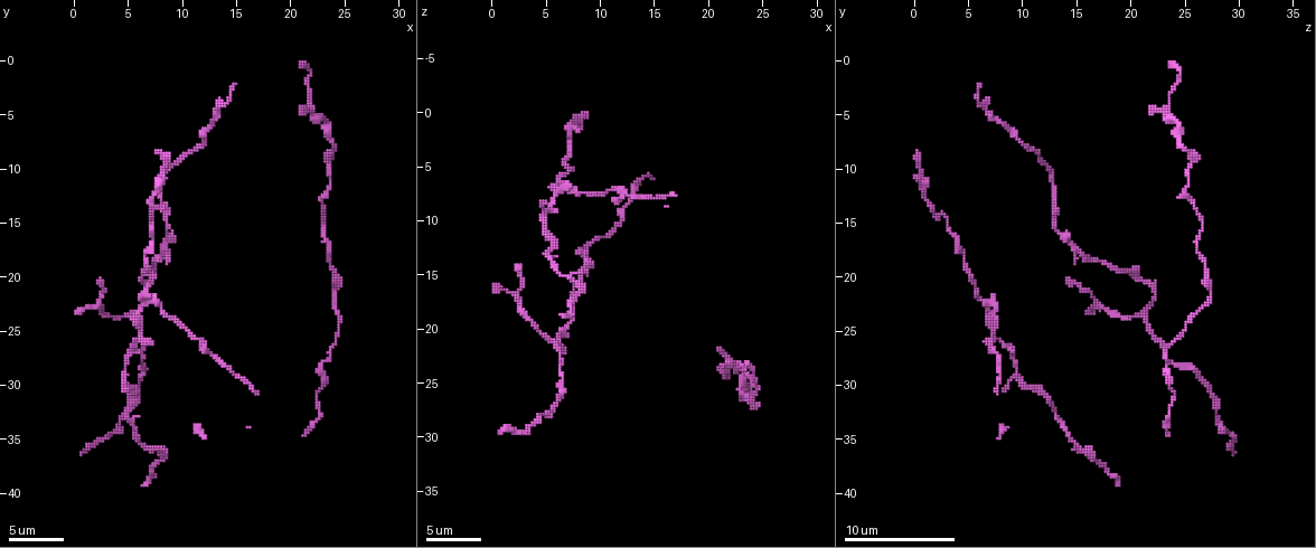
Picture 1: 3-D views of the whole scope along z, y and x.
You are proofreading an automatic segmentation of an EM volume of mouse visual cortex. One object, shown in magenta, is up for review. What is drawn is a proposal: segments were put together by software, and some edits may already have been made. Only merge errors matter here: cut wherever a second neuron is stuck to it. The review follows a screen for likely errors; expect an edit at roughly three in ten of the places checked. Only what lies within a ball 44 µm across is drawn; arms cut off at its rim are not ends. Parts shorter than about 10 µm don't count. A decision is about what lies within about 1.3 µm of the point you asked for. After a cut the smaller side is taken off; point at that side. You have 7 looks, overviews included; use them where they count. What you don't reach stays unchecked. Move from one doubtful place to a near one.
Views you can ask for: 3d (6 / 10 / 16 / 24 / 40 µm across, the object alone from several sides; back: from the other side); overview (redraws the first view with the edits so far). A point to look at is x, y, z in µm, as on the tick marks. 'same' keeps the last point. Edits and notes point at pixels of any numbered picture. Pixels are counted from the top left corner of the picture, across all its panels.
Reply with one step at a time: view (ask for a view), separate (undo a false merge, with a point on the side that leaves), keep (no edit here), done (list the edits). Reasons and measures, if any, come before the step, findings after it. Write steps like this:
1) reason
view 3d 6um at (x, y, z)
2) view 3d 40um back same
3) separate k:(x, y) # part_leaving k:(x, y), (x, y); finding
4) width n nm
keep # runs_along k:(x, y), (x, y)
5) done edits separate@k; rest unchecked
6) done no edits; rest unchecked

view 3d 6um at (4.6, 28.6, 9.2)

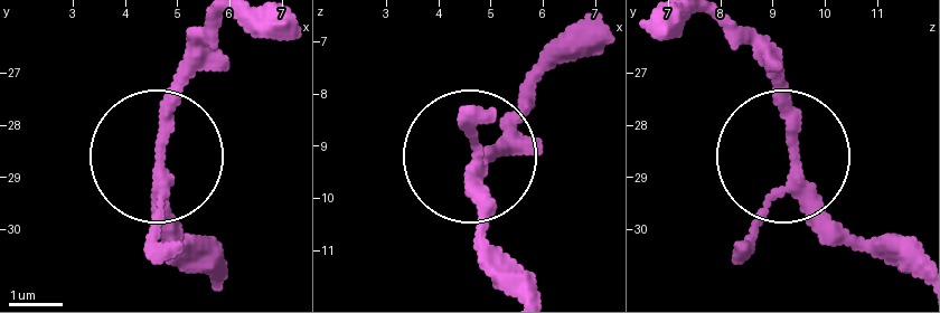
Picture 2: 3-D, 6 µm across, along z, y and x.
keep # runs_along 2:(918, 273), (851, 234), (801, 167), (770, 37); all the same neuron

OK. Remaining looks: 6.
three-way junction
view 3d 10um at (6.8, 22.2, 6.6)

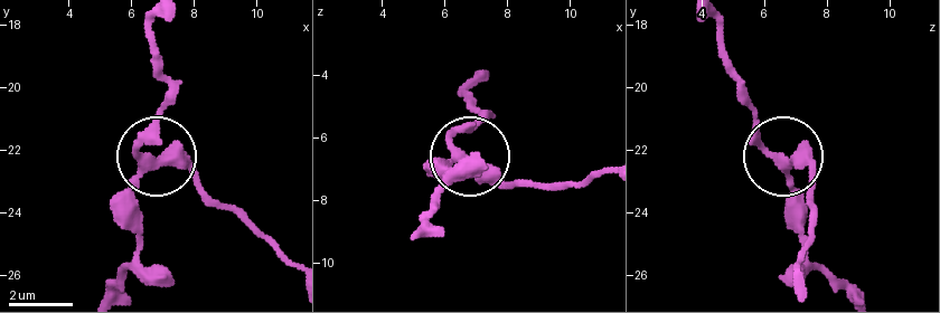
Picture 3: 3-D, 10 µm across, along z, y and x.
view 3d 10um back at (6.8, 22.3, 6.8)

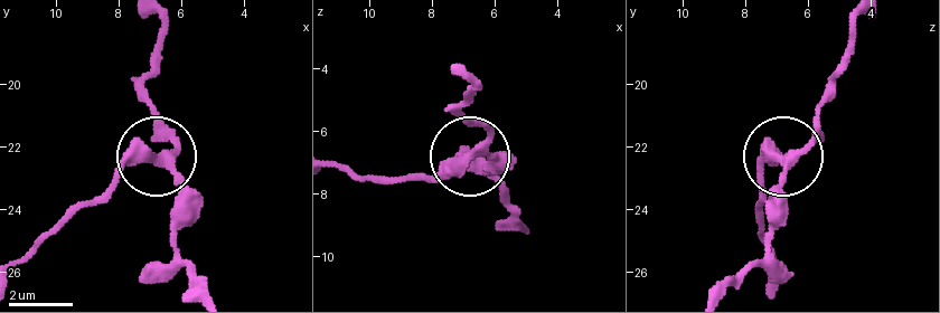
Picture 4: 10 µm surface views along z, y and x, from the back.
width 300 nm
keep # continuous, no second neuron

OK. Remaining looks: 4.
side arm on a straight run
view 3d 6um at (8.4, 17.6, 15.2)

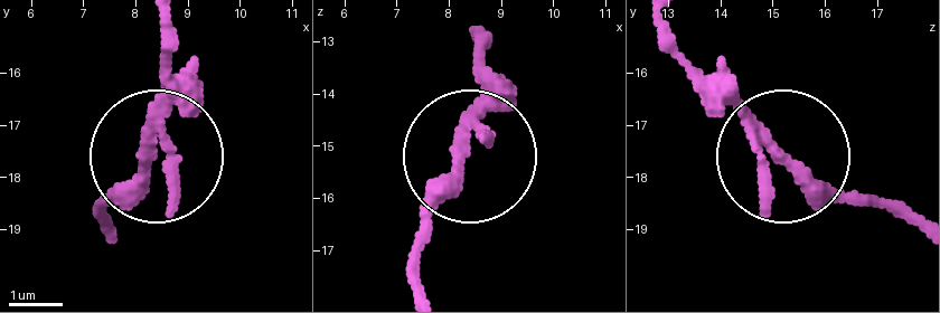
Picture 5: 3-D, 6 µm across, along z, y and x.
view 3d 6um back at (8.20, 17.60, 15.30)

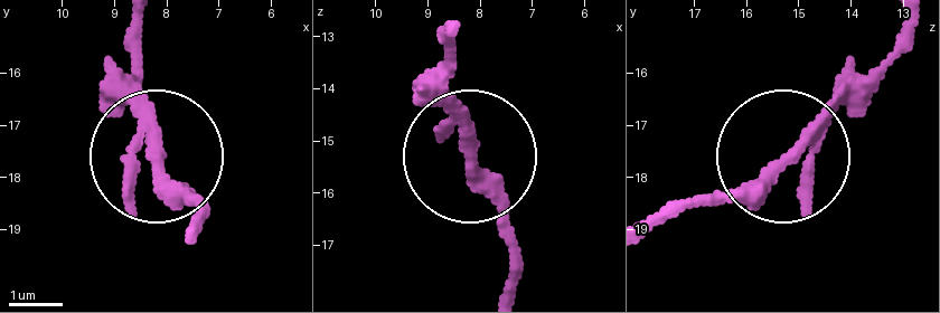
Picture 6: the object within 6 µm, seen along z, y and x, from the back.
keep # continuous, no second neuron

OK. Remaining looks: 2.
done no edits; rest unchecked

